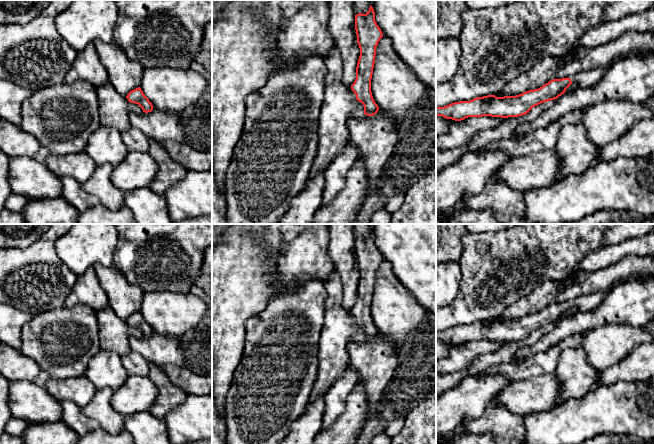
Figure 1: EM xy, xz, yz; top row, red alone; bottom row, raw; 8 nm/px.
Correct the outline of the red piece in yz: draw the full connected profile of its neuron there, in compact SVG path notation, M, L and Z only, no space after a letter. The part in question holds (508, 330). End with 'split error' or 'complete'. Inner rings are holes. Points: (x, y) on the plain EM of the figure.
M621 283L610 287L607 291L590 293L570 302L553 303L542 311L523 316L516 320L496 321L487 319L470 325L454 326L444 331L436 331L436 340L461 345L468 341L518 341L527 338L533 331L550 324L557 323L572 308L578 312L588 312L596 308L609 292Z | split error

